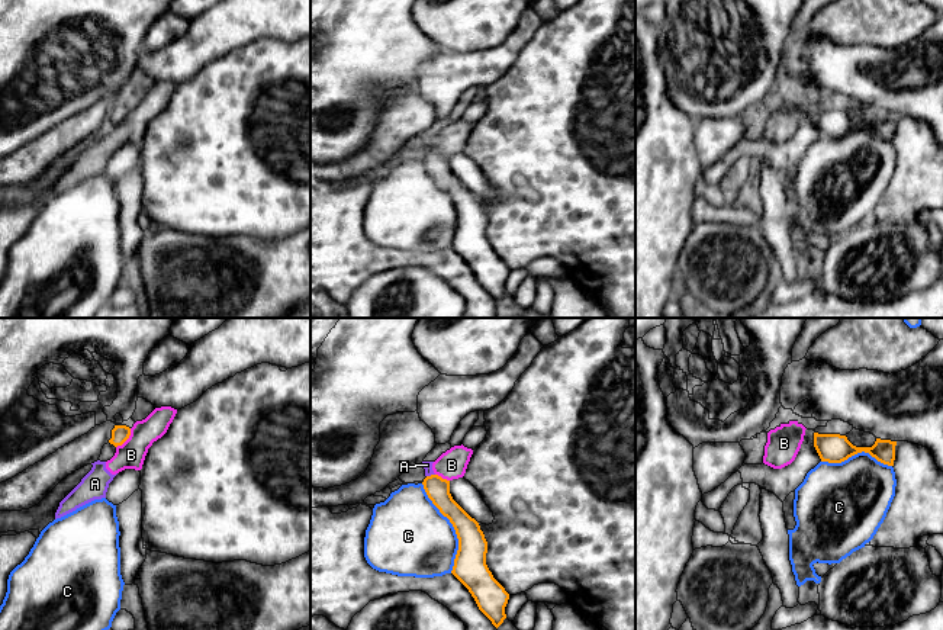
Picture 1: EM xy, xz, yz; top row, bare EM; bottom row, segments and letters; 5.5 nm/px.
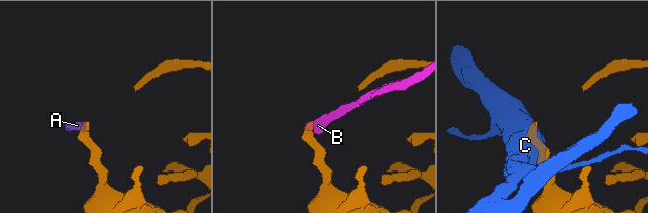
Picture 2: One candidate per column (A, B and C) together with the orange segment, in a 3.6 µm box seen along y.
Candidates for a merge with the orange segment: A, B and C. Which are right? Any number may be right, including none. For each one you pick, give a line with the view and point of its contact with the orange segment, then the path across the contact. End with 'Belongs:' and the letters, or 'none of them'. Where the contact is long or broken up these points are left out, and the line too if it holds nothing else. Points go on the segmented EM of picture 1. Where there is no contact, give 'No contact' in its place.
Belongs: none of them

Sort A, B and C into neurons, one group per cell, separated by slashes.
A B / C

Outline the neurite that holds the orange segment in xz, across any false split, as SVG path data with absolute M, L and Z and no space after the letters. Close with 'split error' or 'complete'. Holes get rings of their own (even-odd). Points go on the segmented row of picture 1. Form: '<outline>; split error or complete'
M431 475L422 485L432 504L450 520L458 539L451 573L469 589L479 610L498 629L506 618L509 594L486 565L487 541L479 523L453 499L450 480Z; complete

